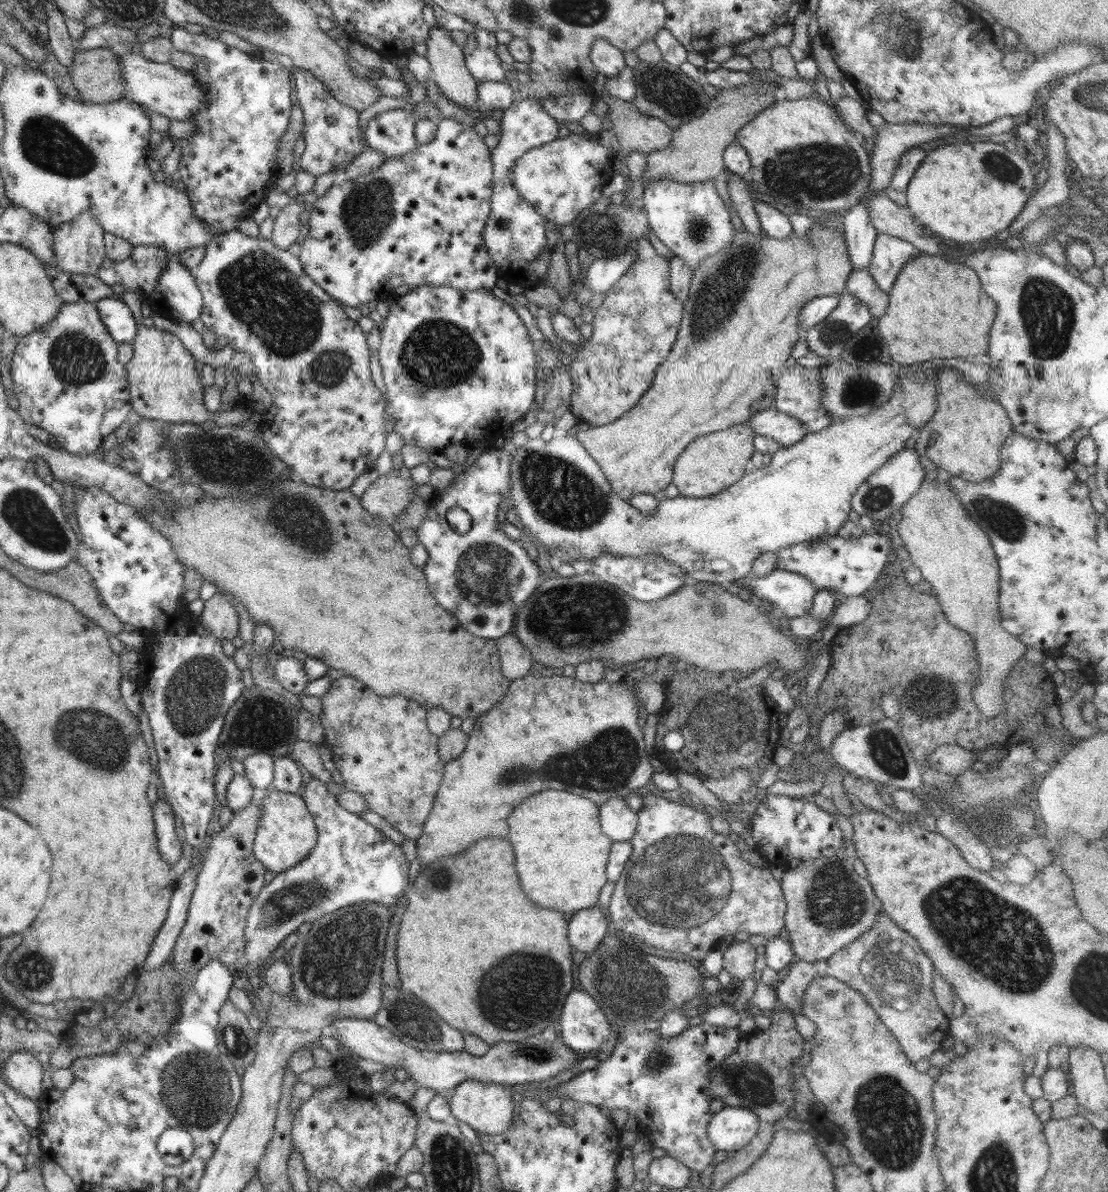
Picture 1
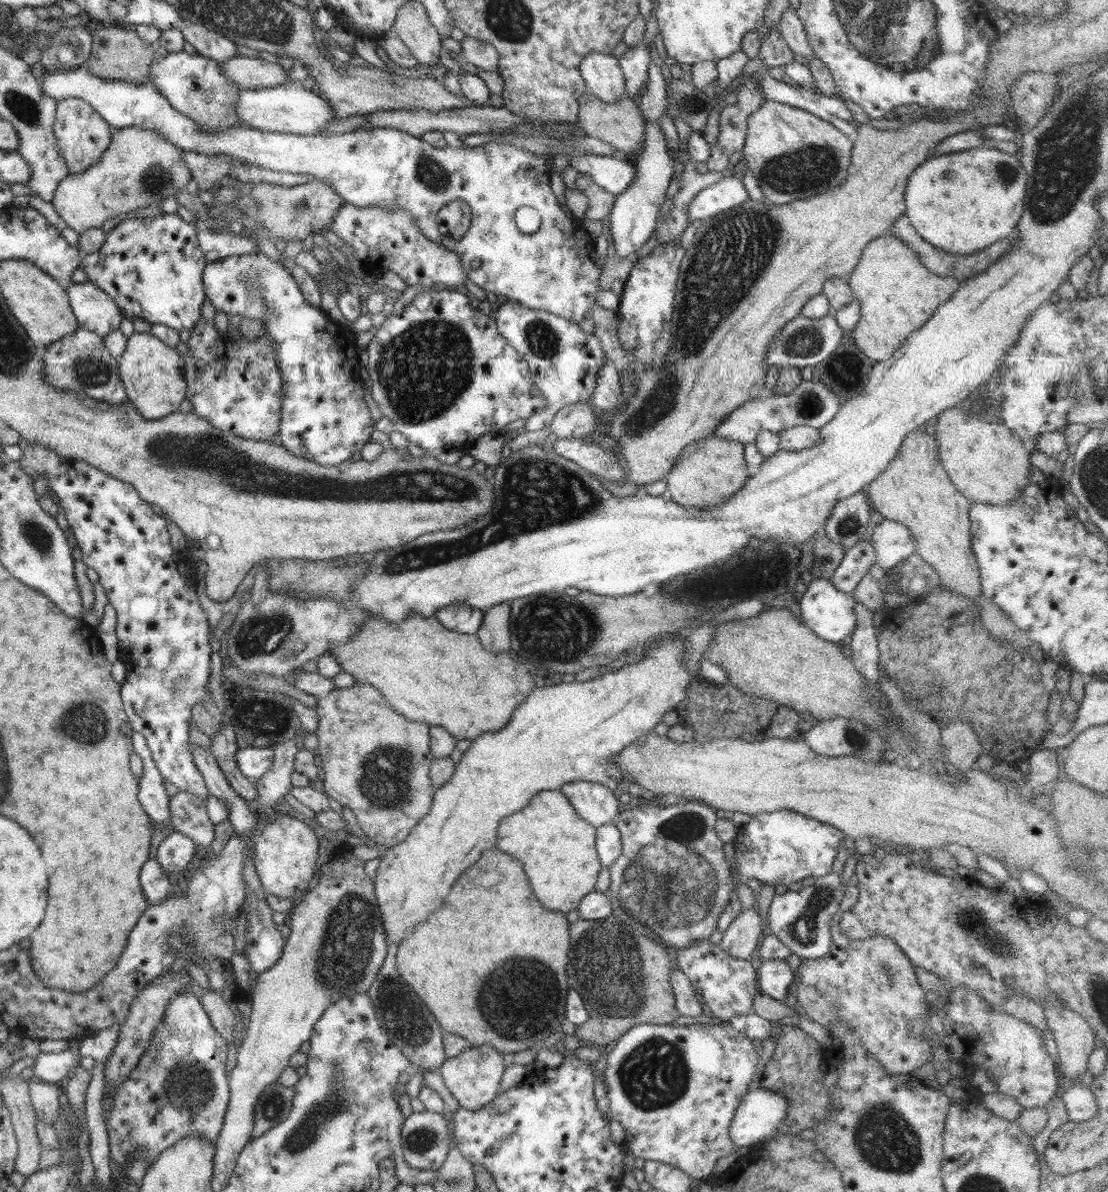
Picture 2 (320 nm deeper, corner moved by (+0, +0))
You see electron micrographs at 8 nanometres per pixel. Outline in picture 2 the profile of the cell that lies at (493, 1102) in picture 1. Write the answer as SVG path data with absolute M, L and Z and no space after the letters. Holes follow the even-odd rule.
M483 1044L479 1047L470 1046L458 1056L447 1057L438 1071L458 1104L462 1108L477 1111L500 1094L500 1080L505 1067L501 1053L491 1044Z

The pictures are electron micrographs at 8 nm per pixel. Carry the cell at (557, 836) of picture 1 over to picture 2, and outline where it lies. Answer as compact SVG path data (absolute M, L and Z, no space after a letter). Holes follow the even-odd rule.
M560 790L541 791L535 794L528 806L499 821L497 834L498 848L522 860L532 890L546 908L560 910L566 914L578 909L582 897L595 890L597 876L603 867L595 847L596 827L586 822L575 811Z

